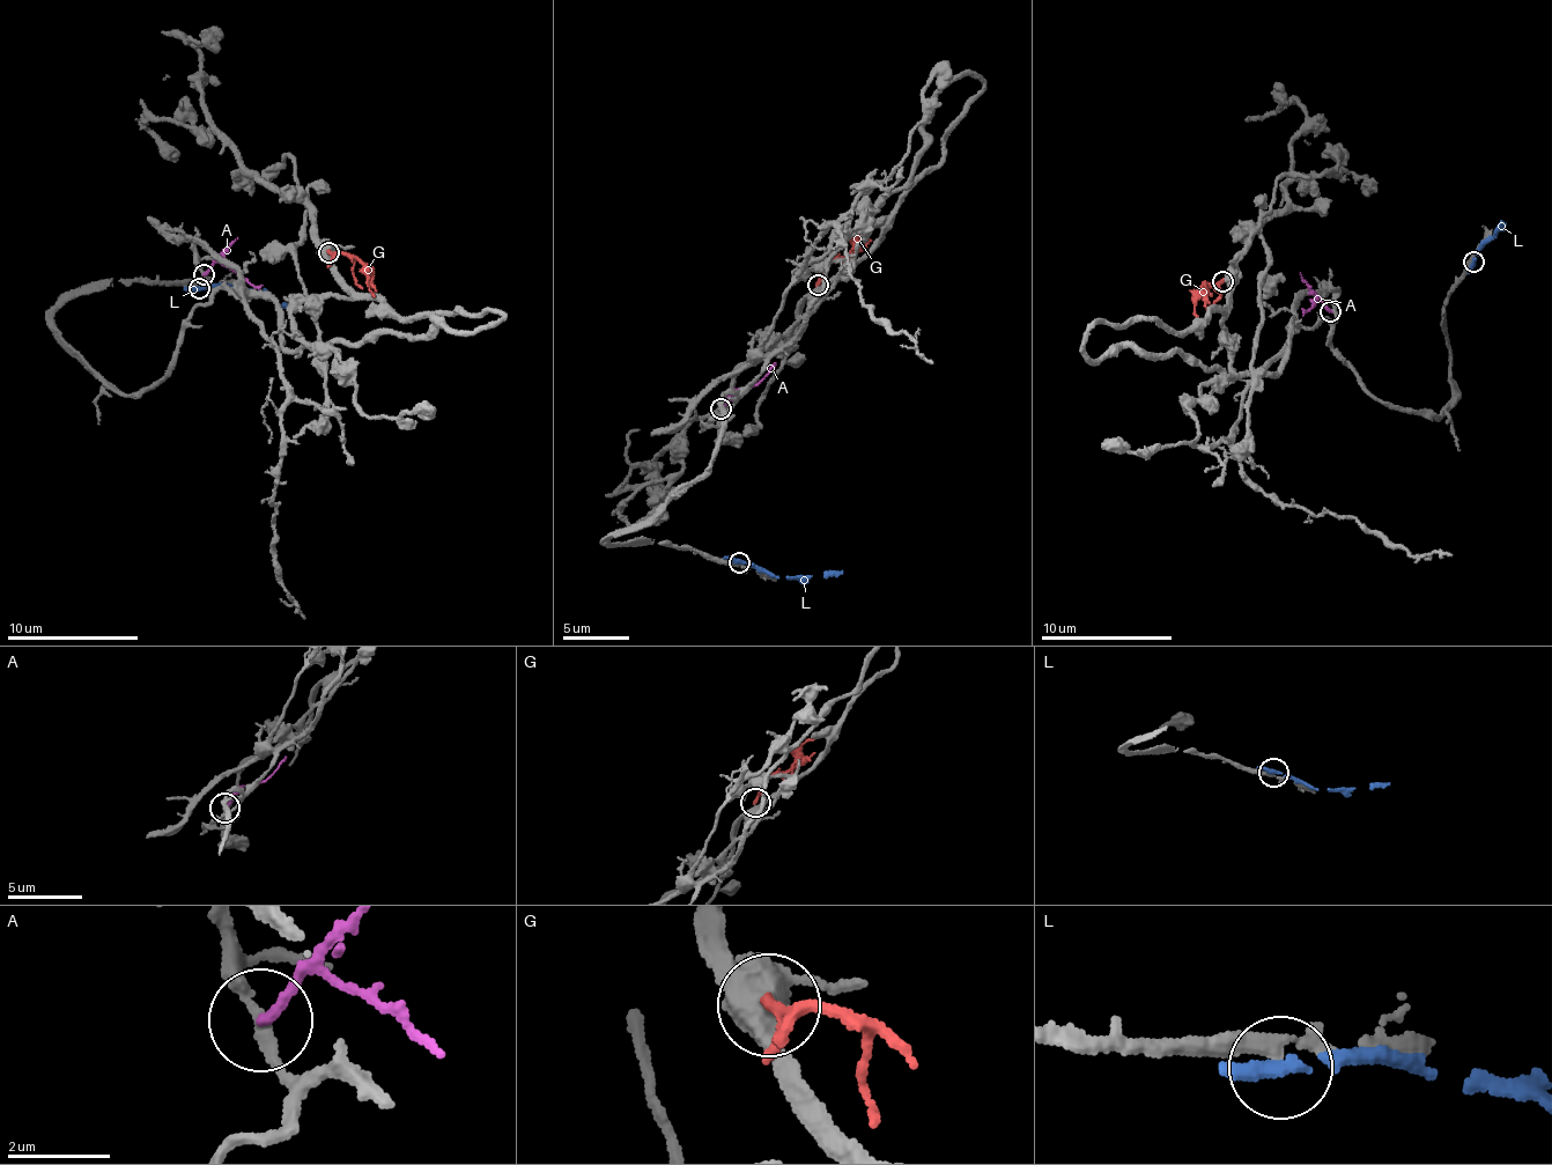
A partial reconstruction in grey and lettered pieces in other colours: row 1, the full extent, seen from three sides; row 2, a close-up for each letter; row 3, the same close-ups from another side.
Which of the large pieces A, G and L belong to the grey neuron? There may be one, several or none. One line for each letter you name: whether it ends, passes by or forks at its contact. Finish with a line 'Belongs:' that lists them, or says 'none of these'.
Belongs: none of these

